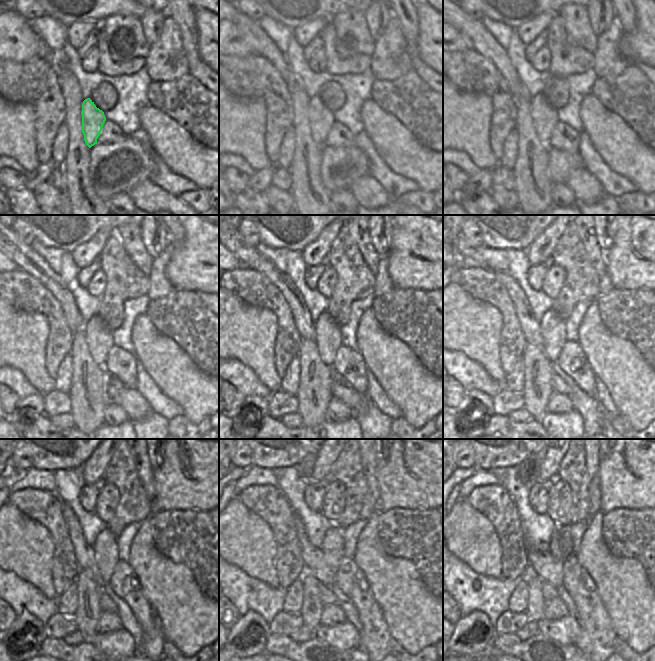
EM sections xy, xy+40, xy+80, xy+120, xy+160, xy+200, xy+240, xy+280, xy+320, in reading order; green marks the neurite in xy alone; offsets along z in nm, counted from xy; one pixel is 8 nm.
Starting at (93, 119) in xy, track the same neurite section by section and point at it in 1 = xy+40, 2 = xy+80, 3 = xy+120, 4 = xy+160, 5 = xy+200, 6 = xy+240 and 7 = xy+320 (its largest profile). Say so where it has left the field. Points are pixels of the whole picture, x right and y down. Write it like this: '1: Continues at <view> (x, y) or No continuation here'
1: Continues at xy+40 (321, 119)
2: Continues at xy+80 (545, 117)
3: Continues at xy+120 (98, 336)
4: Continues at xy+160 (328, 339)
5: Continues at xy+200 (552, 328)
6: Continues at xy+240 (105, 547)
7: Continues at xy+320 (554, 549)

